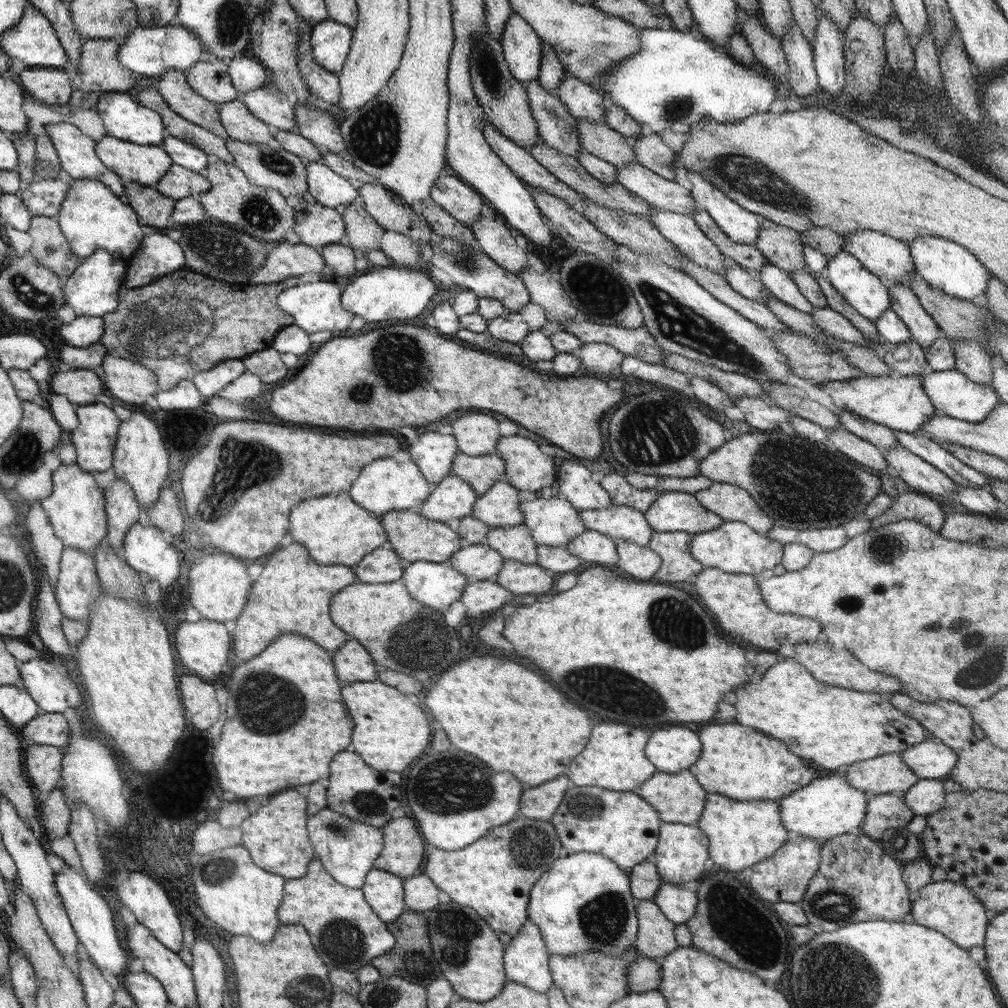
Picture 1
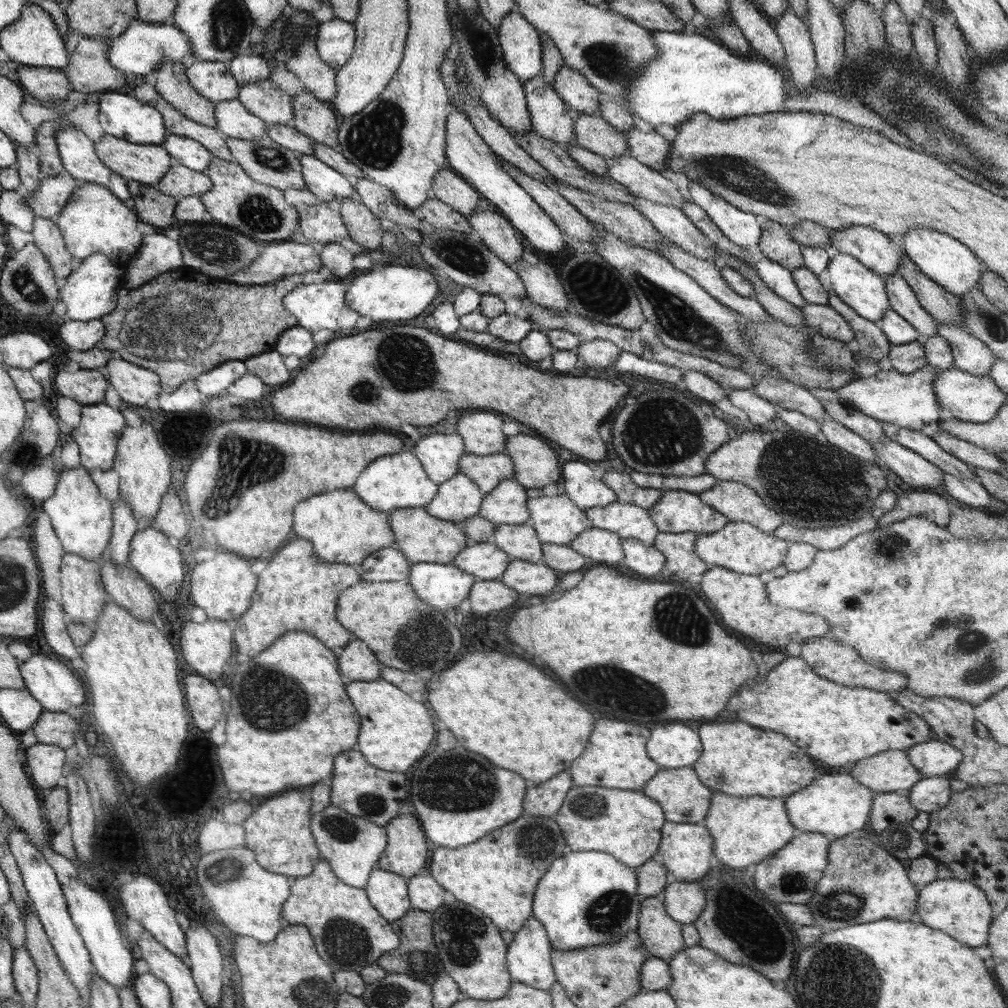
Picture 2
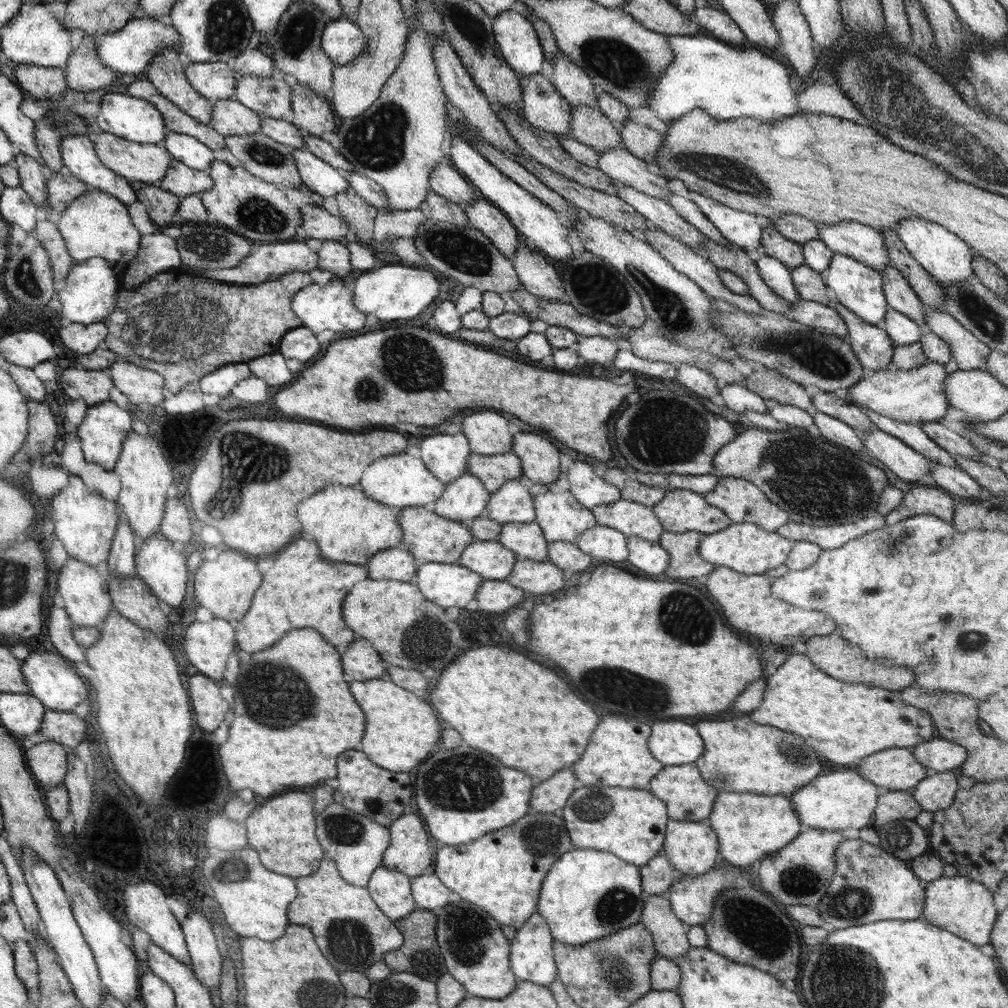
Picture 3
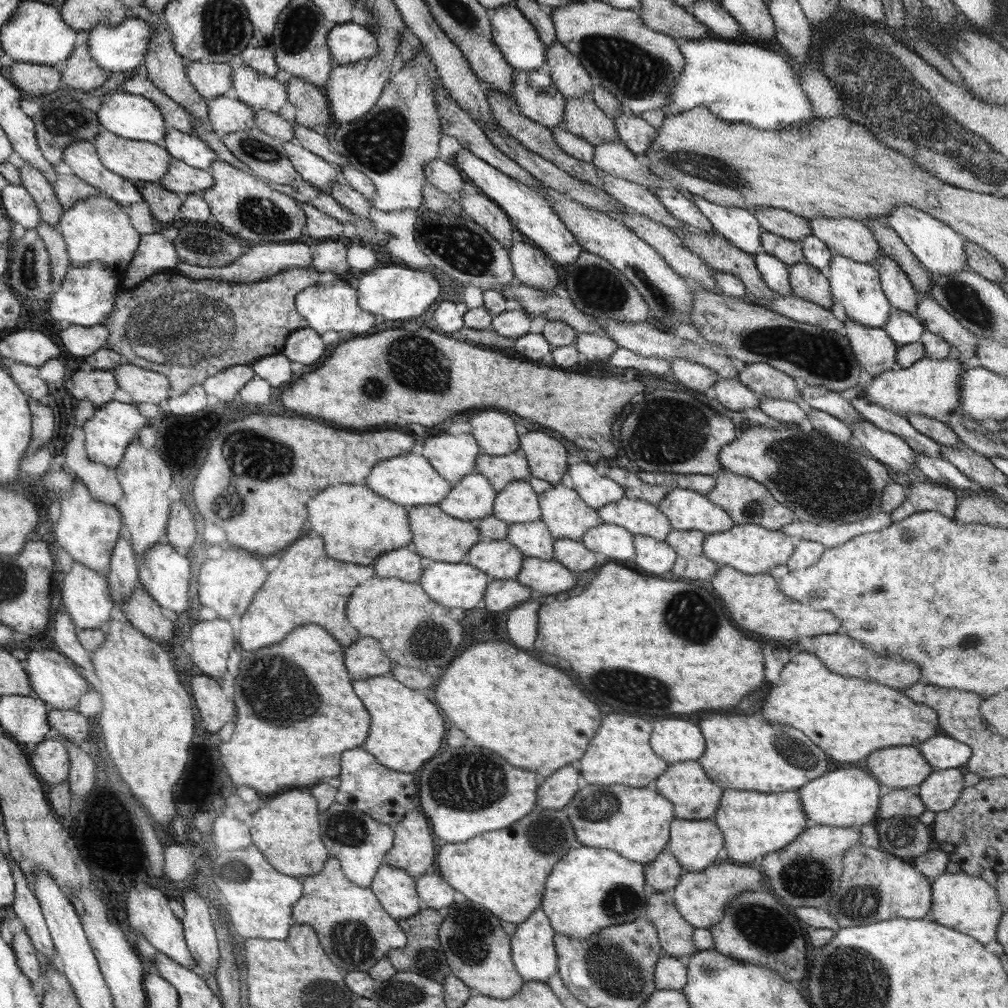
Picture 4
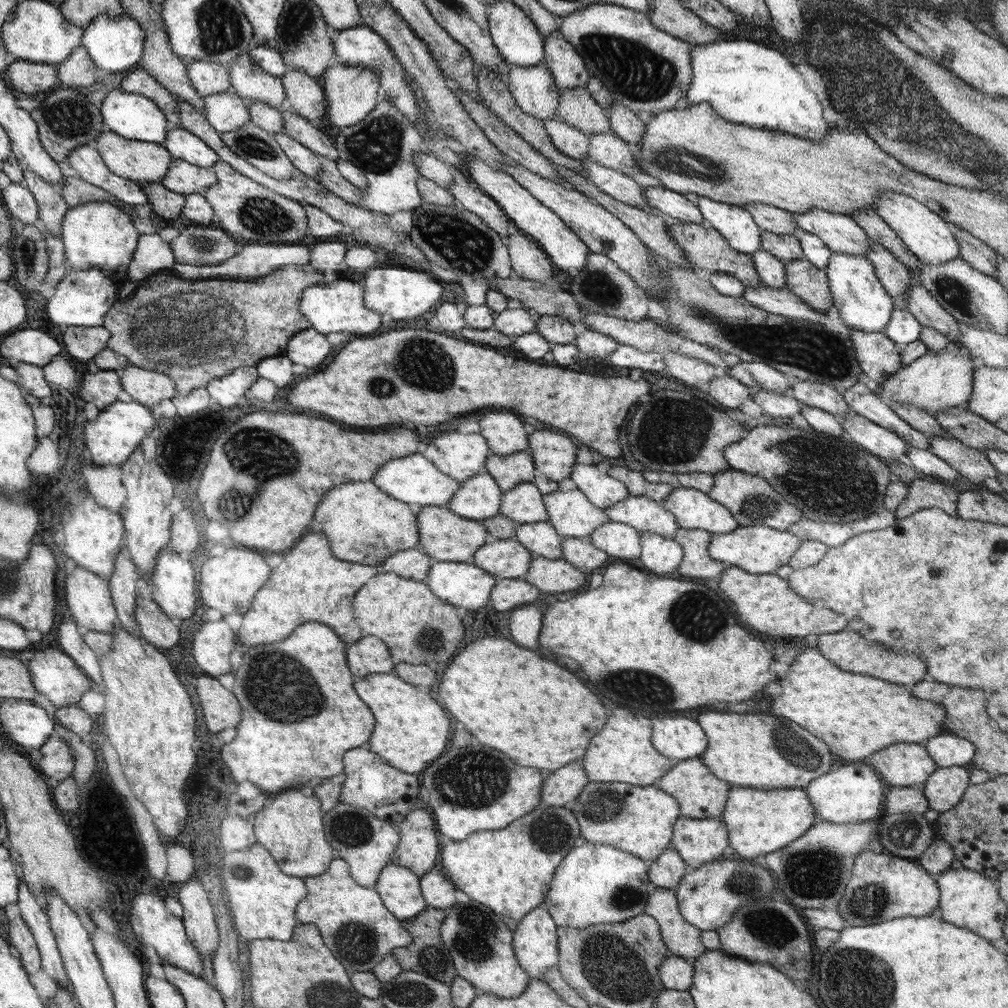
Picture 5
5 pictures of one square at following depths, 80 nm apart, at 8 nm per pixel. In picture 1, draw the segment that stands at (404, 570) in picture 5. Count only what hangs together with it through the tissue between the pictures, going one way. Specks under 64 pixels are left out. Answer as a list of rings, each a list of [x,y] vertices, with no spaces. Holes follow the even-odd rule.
[[[382,546],[366,555],[352,569],[357,573],[357,580],[366,584],[386,584],[401,581],[406,562],[391,547]]]

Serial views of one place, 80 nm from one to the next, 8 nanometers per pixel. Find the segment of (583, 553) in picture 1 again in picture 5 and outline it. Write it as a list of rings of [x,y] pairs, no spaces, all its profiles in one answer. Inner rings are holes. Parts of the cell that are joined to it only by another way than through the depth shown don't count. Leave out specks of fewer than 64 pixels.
[[[608,521],[605,525],[598,526],[587,540],[606,552],[610,558],[630,561],[640,556],[642,550],[639,543],[640,535],[640,532],[627,524]]]

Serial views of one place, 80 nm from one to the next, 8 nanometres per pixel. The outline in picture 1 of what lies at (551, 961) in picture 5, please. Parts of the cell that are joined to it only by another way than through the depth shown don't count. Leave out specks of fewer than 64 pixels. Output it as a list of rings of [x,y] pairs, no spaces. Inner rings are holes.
[[[531,920],[526,921],[521,933],[512,937],[512,942],[505,948],[509,980],[546,993],[554,985],[549,955],[541,930]]]

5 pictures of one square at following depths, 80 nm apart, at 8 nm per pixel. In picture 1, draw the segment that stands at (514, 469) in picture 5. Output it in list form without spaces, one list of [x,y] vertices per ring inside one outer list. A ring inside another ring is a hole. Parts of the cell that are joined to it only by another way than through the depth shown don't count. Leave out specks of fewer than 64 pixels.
[[[459,452],[454,459],[451,474],[457,475],[476,494],[482,496],[495,482],[504,480],[506,462],[500,455],[473,456]]]

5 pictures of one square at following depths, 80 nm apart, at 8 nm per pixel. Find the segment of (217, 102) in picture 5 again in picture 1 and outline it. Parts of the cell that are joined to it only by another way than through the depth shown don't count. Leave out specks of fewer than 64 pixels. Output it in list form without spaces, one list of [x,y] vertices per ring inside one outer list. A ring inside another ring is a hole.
[[[240,98],[219,105],[218,112],[229,138],[256,145],[274,141],[274,130],[258,119]]]

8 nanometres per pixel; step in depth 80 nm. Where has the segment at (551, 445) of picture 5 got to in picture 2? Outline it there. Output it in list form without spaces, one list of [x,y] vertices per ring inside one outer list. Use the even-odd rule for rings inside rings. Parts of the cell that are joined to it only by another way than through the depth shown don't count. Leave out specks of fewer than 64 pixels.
[[[520,432],[506,442],[504,454],[514,460],[516,474],[513,479],[527,490],[556,483],[560,478],[558,456],[541,438]]]

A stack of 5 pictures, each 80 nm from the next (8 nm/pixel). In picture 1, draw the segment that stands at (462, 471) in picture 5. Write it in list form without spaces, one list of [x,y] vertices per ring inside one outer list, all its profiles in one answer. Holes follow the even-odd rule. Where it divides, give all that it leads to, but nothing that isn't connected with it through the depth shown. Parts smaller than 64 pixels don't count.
[[[438,431],[424,432],[416,442],[410,444],[409,452],[421,473],[431,483],[437,485],[451,474],[460,447],[452,435],[442,435]]]

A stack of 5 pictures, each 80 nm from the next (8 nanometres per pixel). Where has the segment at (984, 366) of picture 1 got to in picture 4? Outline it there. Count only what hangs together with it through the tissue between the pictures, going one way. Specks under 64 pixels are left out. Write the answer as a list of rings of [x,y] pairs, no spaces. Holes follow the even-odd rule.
[[[920,294],[915,317],[927,331],[942,338],[959,354],[956,358],[964,367],[976,364],[976,336],[946,312],[931,295]]]

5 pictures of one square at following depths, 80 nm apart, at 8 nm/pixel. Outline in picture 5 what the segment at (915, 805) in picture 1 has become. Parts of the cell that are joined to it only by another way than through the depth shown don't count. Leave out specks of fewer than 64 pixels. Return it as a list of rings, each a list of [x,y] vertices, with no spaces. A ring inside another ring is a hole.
[[[964,766],[938,767],[923,783],[923,793],[930,809],[940,814],[954,809],[970,785],[969,773]]]

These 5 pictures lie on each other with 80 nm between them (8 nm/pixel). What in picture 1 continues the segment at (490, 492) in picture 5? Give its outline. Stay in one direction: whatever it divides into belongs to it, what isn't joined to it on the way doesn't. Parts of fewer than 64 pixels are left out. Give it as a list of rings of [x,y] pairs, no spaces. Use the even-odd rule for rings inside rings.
[[[450,474],[435,485],[418,512],[434,522],[453,524],[457,519],[471,516],[478,497],[469,484]]]

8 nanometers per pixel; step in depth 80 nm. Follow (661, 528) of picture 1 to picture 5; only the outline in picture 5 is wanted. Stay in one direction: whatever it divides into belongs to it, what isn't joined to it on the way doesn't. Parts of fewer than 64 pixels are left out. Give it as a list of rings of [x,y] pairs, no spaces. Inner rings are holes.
[[[692,488],[672,490],[661,505],[676,517],[680,529],[726,534],[740,526],[725,506]]]

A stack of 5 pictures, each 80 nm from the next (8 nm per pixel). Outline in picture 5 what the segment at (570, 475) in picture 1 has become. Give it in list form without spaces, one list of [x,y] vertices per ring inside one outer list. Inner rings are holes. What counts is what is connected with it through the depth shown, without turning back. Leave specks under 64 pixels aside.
[[[578,464],[573,466],[572,480],[594,506],[606,510],[613,504],[628,498],[631,494],[626,485],[608,474],[600,474],[596,465]]]

